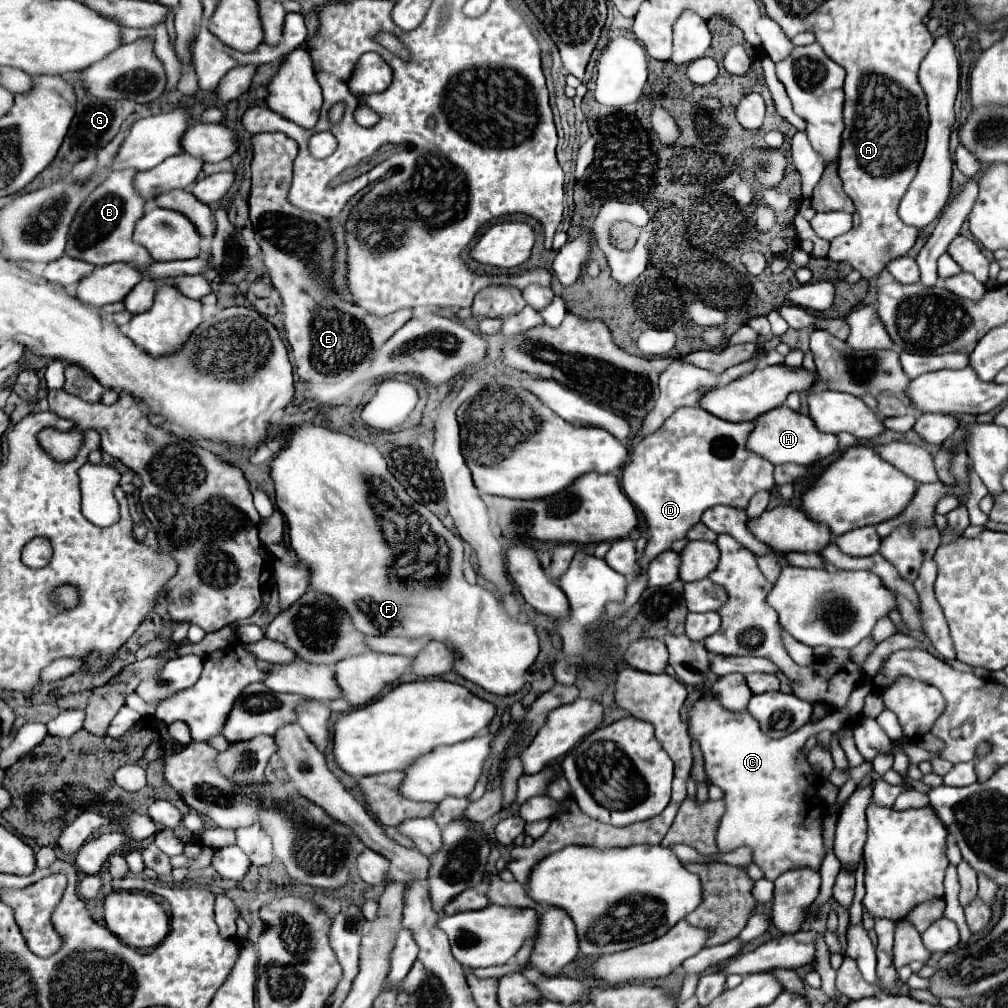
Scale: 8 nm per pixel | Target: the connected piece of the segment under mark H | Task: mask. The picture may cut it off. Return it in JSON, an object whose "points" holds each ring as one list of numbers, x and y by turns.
{"points":[[786,406,774,408,772,412,760,416,758,426,754,428,754,432,748,438,748,450,760,454,762,458,766,458,768,462,776,464,800,464,800,466,812,466,814,462,820,462,828,456,832,456,836,452,836,444,838,444,838,436,834,434,826,434,820,432,816,428,816,424,812,424,810,416,802,416,792,412]]}

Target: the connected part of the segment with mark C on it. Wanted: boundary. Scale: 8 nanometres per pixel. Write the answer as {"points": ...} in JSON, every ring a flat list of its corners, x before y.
{"points":[[710,694,698,698,696,704,694,704,692,710,690,710,690,736,692,736,694,740,700,742,700,750,702,750,702,756,704,756,704,768,706,768,708,782,710,782,710,784,716,784,716,786,720,786,720,788,724,790,726,814,724,814,722,820,720,820,720,828,718,828,718,836,716,836,718,848,720,848,720,852,730,852,730,850,740,848,740,846,750,846,750,848,754,850,754,862,764,870,764,878,768,878,768,880,776,880,782,872,786,872,786,870,790,870,790,868,802,868,802,866,808,866,808,868,816,868,816,870,818,870,818,868,820,868,820,862,822,862,822,858,824,858,824,844,822,844,822,818,826,816,828,806,826,806,826,802,820,800,820,796,818,796,820,778,816,778,816,774,812,774,810,764,808,764,806,758,800,754,802,748,804,748,804,742,806,742,812,734,818,734,818,732,824,730,824,728,828,728,828,730,838,730,838,728,840,728,840,720,822,720,822,722,816,722,816,724,808,722,808,724,802,726,800,730,796,730,796,732,792,732,792,734,788,734,788,736,784,736,784,738,780,738,780,740,774,740,774,738,768,738,768,736,764,736,764,734,760,732,758,722,756,722,748,712,730,712,730,710,722,708,720,702,714,700]]}

